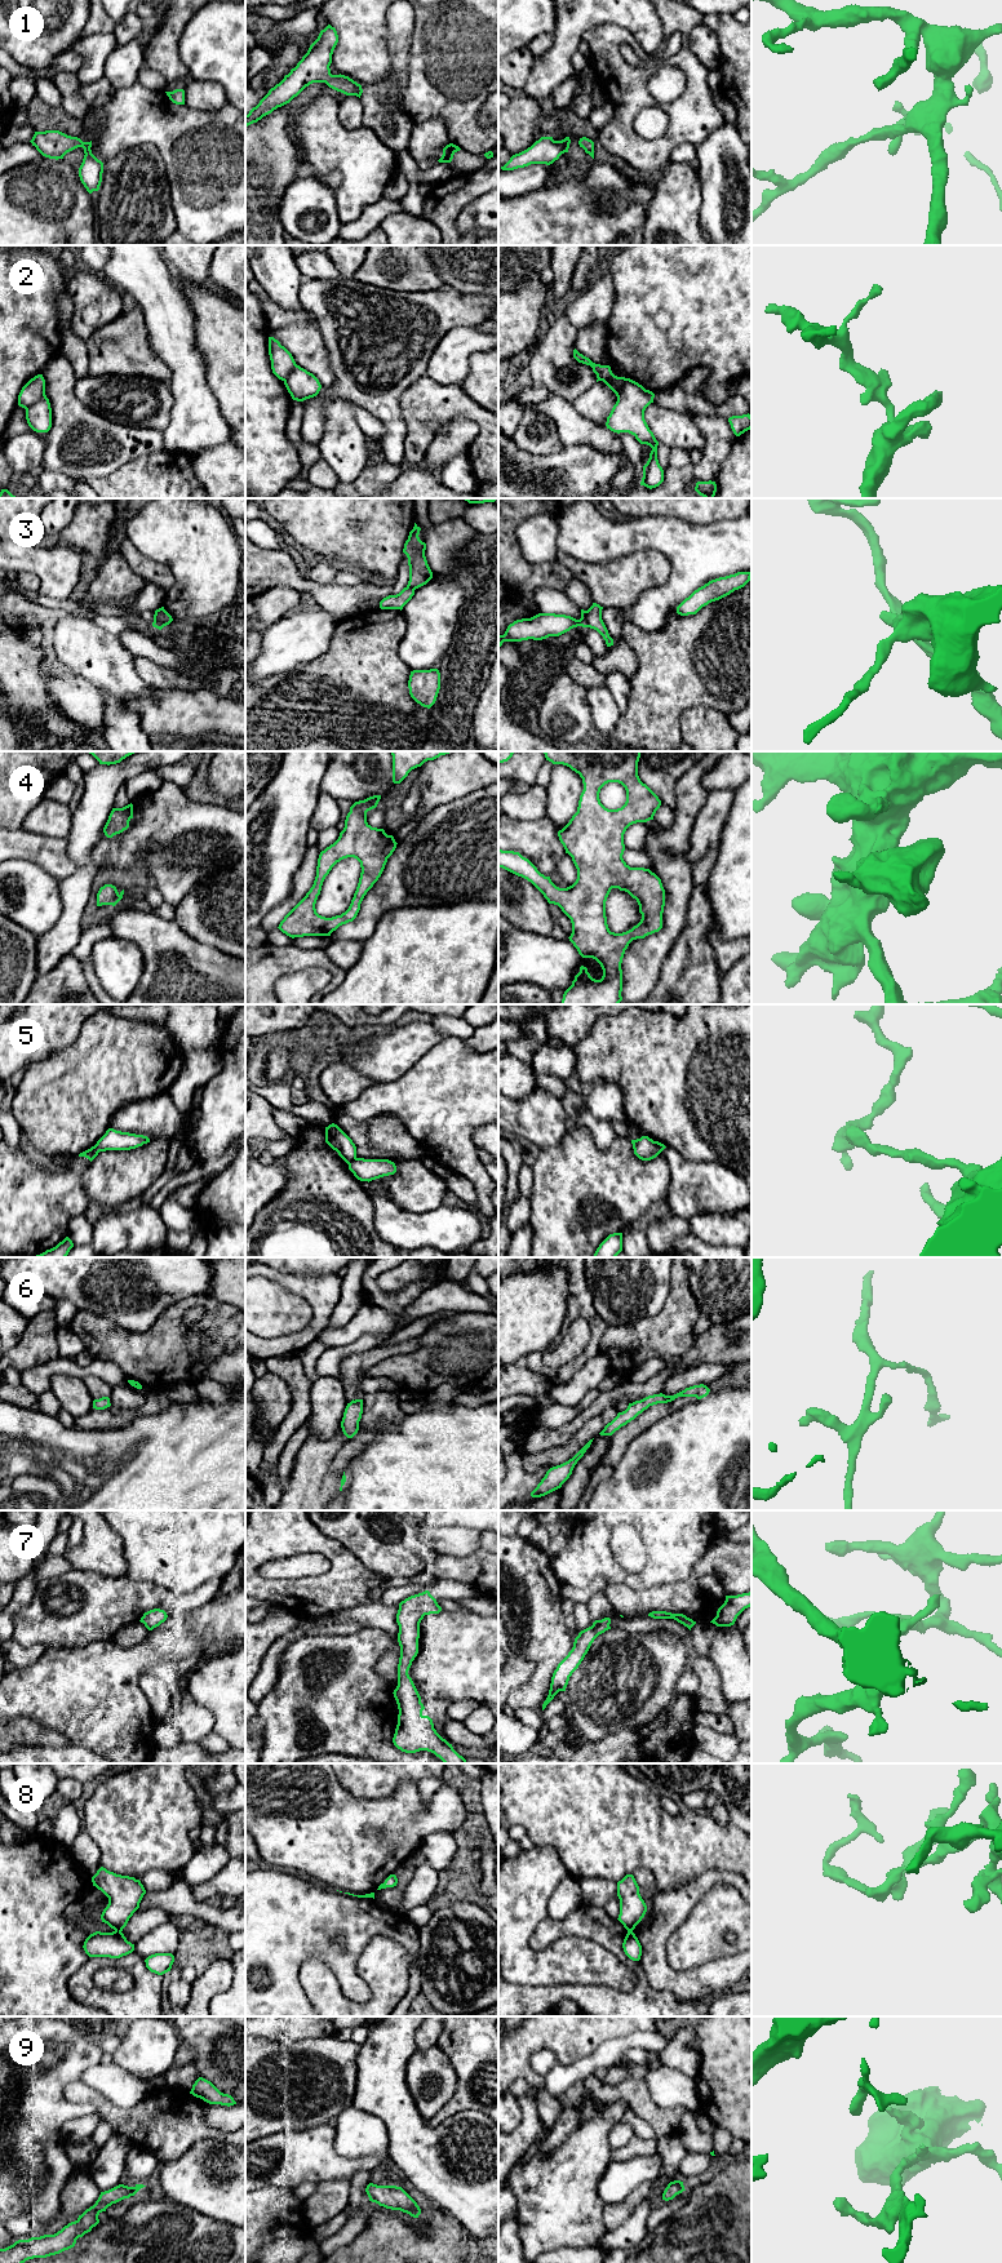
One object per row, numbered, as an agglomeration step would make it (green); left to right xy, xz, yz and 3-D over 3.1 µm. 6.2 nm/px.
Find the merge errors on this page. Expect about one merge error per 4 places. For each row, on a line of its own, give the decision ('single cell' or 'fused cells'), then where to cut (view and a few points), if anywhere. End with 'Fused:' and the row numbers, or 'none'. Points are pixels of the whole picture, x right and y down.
1: single cell | no cut
2: fused cells | xy (44, 389), (43, 395), (26, 409)
3: fused cells | yz (586, 611), (582, 626)
4: single cell | no cut
5: fused cells | xz (355, 1157), (347, 1163)
6: single cell | no cut
7: single cell | no cut
8: fused cells | xy (115, 1930), (120, 1931)
9: single cell | no cut
Fused: 2, 3, 5, 8

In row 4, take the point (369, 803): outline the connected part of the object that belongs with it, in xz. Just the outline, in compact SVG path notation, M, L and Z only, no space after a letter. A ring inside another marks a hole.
M373 795L355 802L345 820L345 827L338 839L320 852L316 877L306 896L284 917L279 929L287 936L331 936L340 926L353 922L367 892L381 877L387 858L396 848L393 835L383 829L372 827L367 822L367 812L376 808L381 795ZM354 857L360 862L359 883L349 909L332 918L316 913L315 904L323 882L332 868L343 858Z

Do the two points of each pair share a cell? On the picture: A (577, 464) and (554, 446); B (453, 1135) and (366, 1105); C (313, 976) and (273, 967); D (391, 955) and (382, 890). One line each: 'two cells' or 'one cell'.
A: two cells
B: one cell
C: two cells
D: two cells

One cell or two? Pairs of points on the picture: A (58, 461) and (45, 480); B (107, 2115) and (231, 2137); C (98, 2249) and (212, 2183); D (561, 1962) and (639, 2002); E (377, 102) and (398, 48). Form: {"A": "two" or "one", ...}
{"A": "two", "B": "one", "C": "two", "D": "two", "E": "one"}

